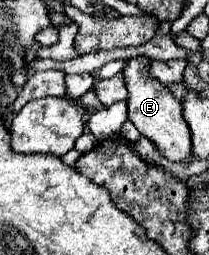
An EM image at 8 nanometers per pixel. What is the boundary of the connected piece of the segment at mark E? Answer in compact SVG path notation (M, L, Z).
M137 56L137 58L125 60L121 74L125 78L125 86L129 92L129 100L127 100L129 120L145 138L157 144L157 148L163 152L165 158L173 162L187 160L191 156L191 134L183 118L183 106L163 82L159 82L149 74L149 70L151 70L149 56Z

